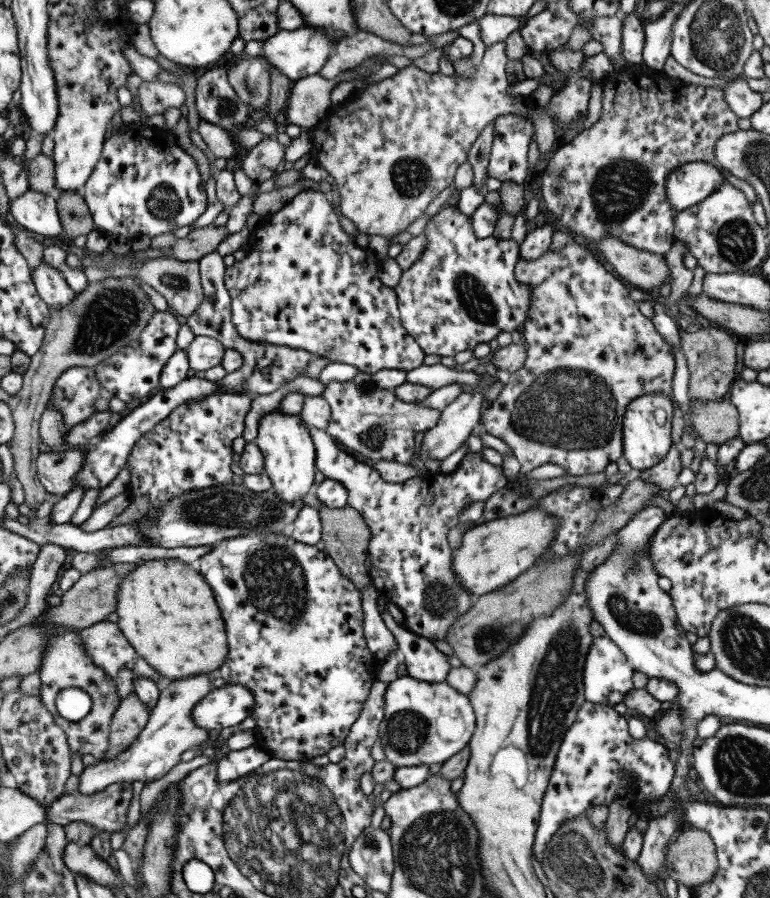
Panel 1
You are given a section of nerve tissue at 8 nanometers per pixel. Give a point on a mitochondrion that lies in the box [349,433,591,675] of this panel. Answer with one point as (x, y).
(441, 599)

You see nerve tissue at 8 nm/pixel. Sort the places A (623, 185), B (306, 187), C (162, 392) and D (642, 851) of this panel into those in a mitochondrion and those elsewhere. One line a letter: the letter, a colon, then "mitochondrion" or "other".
A: mitochondrion
B: other
C: other
D: other

